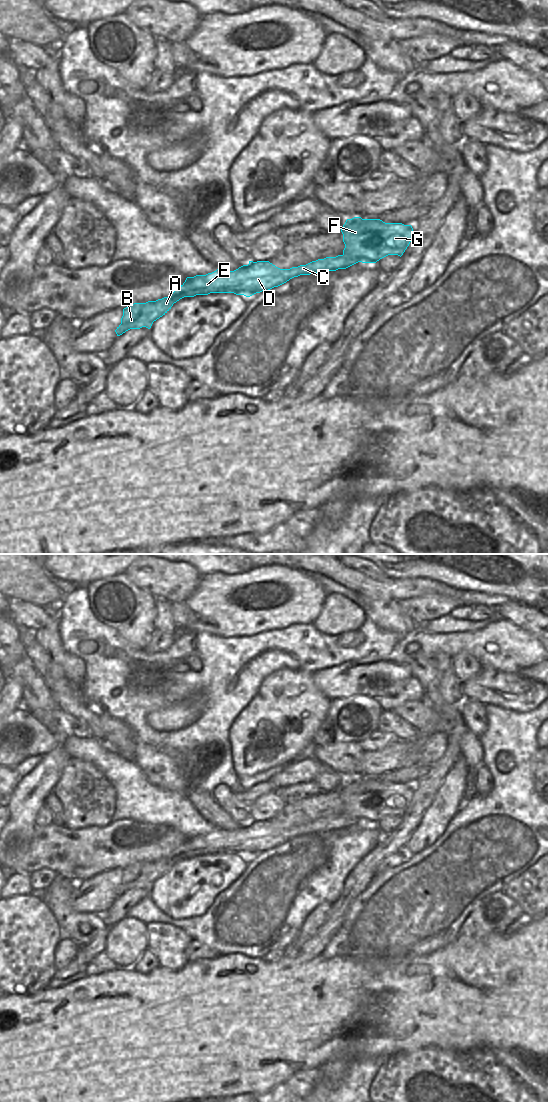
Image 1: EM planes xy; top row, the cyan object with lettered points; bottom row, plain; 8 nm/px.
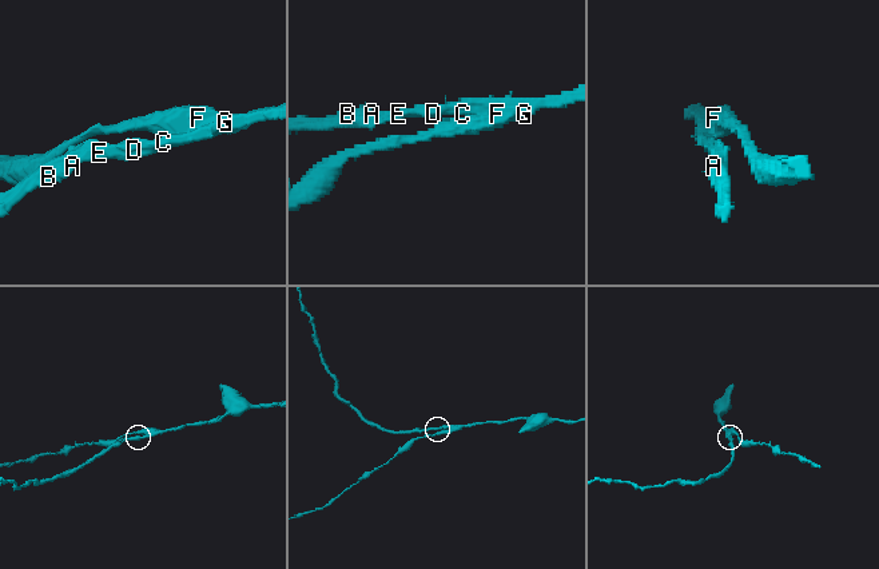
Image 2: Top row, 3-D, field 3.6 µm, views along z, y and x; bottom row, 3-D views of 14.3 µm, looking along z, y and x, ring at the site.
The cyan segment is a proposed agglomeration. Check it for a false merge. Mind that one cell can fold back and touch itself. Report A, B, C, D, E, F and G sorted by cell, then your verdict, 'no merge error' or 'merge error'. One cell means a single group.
groups A B C D E G / F; merge error

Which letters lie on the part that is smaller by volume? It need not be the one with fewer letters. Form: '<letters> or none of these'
F

